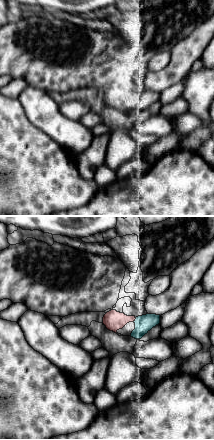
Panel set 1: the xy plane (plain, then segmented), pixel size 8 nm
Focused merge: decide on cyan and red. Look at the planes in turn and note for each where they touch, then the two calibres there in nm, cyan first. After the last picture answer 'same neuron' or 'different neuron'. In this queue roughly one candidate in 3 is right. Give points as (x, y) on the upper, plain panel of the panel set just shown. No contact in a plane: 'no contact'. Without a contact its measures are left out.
contact (135, 96); calibres 140 and 160 nm

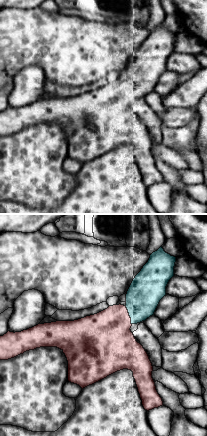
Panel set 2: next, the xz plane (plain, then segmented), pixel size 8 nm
contact (129, 91); calibres 280 and 400 nm

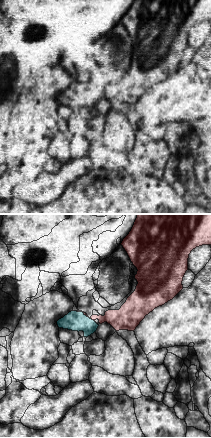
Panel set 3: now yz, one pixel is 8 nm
contact (91, 95); calibres 160 and 170 nm

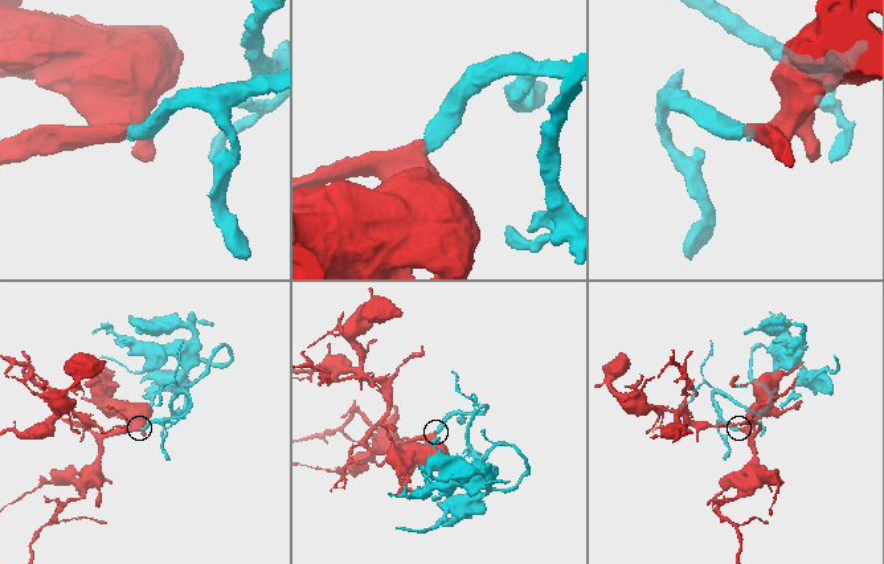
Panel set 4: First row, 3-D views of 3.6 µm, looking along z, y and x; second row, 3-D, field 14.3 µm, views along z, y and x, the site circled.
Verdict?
same neuron

